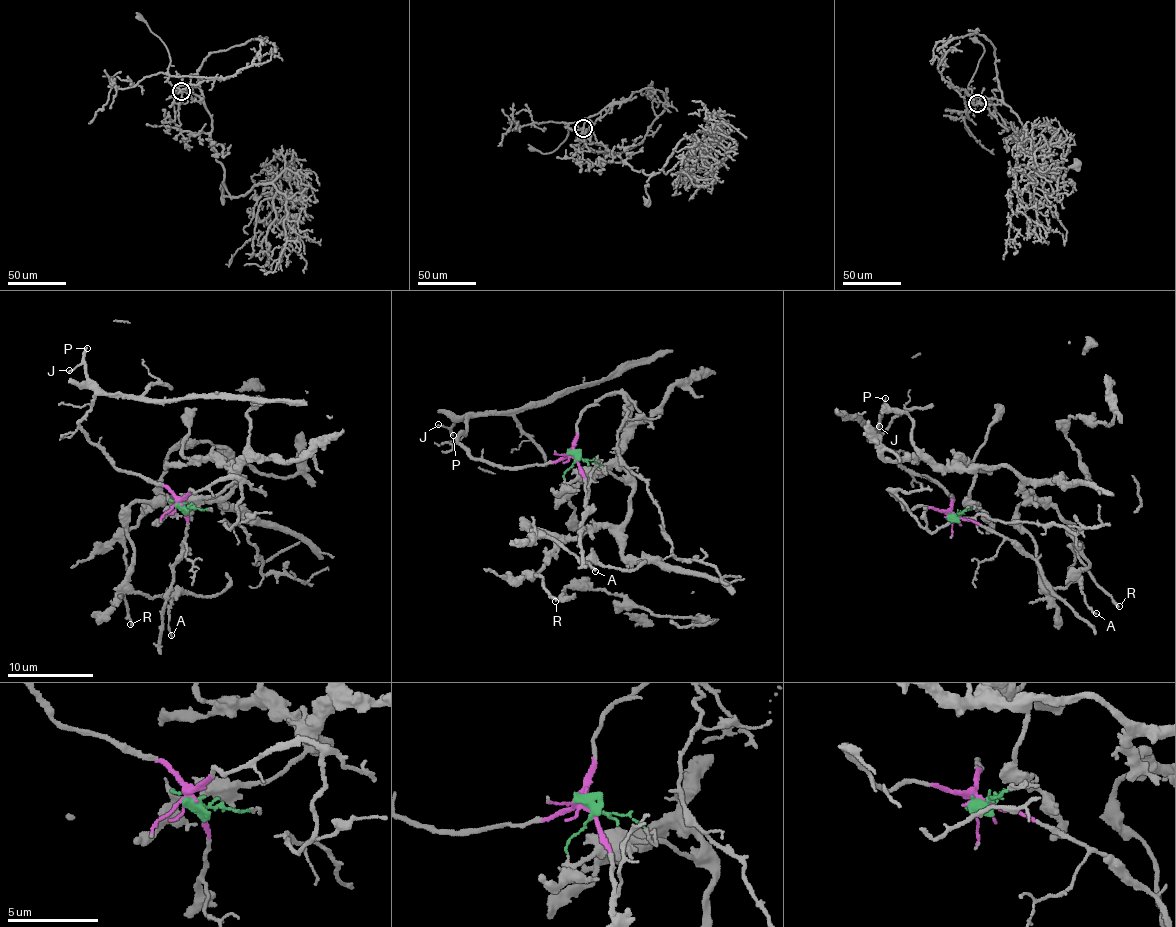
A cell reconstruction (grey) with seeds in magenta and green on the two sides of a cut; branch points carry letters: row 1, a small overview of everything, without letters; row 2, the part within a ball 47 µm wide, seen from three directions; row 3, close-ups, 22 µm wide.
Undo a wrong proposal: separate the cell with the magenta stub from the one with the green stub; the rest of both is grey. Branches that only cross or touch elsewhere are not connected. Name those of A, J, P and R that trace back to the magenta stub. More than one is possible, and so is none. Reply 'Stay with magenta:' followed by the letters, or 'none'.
Stay with magenta: J, P

